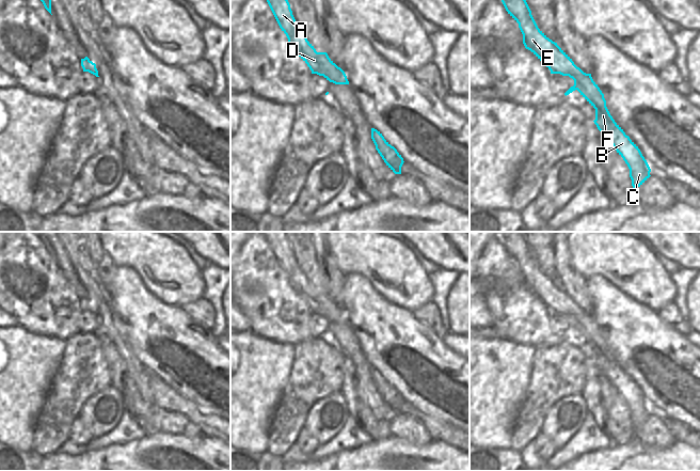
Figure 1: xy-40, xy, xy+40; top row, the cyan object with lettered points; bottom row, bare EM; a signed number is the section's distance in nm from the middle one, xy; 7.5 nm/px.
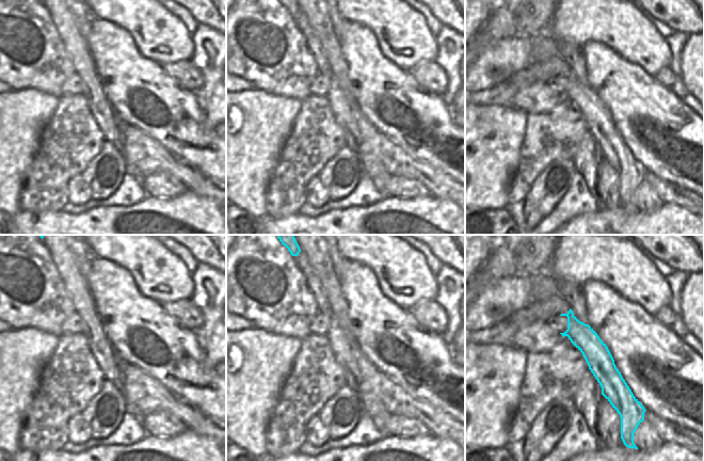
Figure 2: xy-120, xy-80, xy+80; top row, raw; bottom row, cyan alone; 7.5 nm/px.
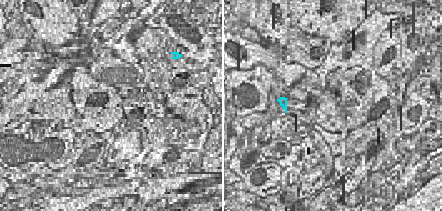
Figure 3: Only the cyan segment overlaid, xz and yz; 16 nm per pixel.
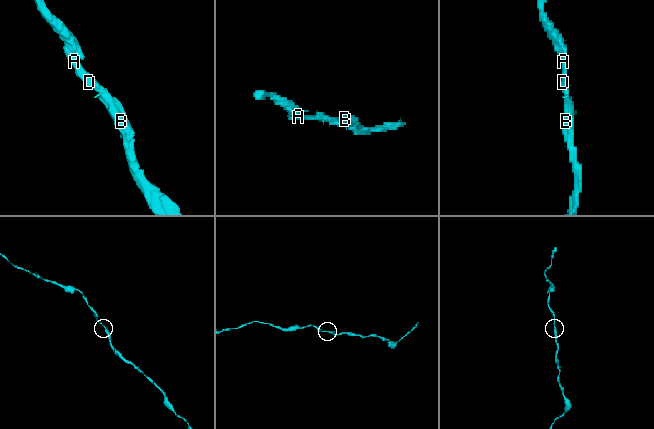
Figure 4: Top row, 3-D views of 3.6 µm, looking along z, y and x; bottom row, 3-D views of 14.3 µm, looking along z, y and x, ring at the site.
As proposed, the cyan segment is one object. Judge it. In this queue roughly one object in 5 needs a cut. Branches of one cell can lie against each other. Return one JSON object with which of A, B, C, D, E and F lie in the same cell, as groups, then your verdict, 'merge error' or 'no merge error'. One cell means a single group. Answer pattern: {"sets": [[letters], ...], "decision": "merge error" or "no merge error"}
{"sets": [["A", "B", "C", "D", "E", "F"]], "decision": "no merge error"}

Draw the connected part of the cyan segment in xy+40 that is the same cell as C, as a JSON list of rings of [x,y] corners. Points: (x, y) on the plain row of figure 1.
[[[499,232],[499,237],[508,253],[519,263],[525,287],[530,289],[551,313],[569,315],[574,319],[574,325],[564,334],[577,329],[595,348],[593,361],[627,404],[632,425],[636,429],[651,415],[651,408],[638,386],[610,355],[604,333],[593,320],[591,313],[586,313],[577,307],[557,282],[538,267],[523,232]]]

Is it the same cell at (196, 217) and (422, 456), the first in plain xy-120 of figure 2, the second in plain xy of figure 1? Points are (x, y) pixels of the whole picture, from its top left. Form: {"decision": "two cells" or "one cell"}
{"decision": "one cell"}

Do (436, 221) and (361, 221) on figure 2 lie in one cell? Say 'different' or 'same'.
same

